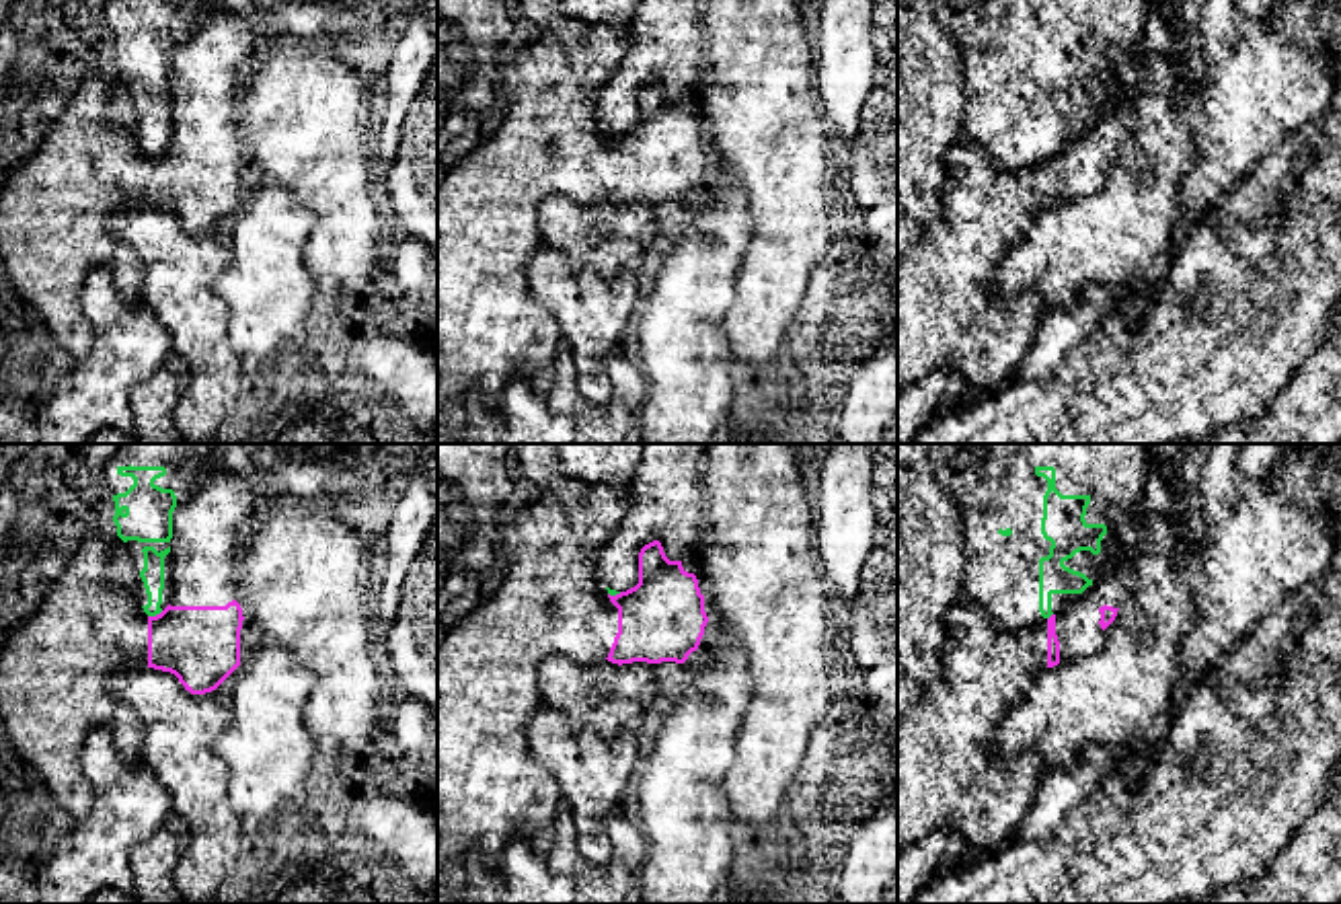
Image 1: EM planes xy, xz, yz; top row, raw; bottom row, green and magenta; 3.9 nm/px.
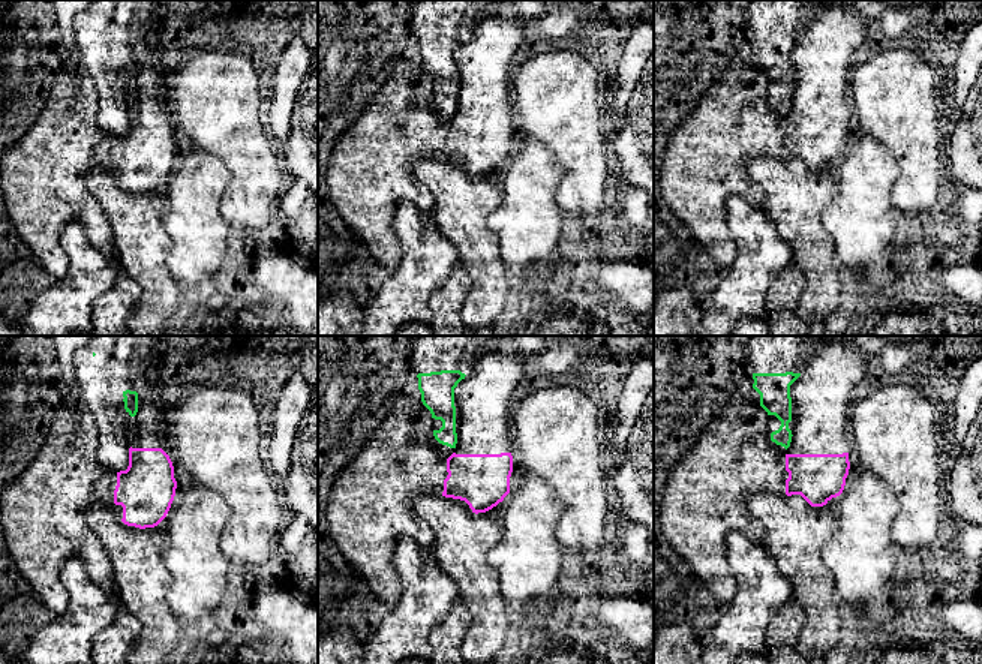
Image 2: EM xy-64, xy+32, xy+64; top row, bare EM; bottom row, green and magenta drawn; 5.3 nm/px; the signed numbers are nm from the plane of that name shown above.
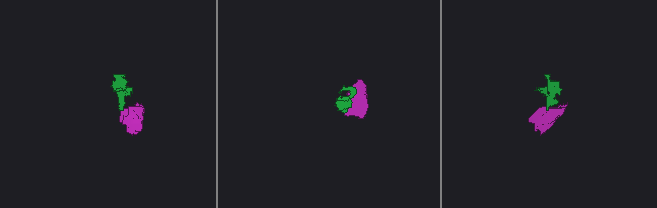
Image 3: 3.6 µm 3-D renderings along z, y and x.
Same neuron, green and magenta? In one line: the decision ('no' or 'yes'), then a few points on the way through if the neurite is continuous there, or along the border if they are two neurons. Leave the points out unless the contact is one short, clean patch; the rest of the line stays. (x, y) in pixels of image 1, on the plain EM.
no | along xy (163, 151), (148, 157)

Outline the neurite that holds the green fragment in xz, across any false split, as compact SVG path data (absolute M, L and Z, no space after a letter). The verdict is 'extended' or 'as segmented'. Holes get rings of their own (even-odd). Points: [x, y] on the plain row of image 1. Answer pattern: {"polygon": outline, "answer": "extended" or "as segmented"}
{"polygon": "M641 0L630 21L630 47L600 95L610 136L639 123L639 92L657 78L684 78L684 43L704 35L708 0Z", "answer": "extended"}

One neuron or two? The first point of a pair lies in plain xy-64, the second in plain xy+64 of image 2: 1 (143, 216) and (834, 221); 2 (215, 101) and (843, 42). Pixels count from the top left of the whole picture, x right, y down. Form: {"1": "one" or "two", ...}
{"1": "two", "2": "two"}

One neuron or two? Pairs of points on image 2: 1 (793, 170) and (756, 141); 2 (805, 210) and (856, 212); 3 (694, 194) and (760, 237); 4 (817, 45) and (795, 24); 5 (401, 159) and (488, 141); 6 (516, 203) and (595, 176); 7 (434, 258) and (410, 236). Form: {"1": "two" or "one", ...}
{"1": "two", "2": "two", "3": "two", "4": "two", "5": "one", "6": "two", "7": "one"}

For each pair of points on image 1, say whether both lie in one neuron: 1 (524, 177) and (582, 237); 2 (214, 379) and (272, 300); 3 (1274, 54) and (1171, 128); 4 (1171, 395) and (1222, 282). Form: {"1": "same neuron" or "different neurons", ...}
{"1": "different neurons", "2": "different neurons", "3": "different neurons", "4": "same neuron"}

